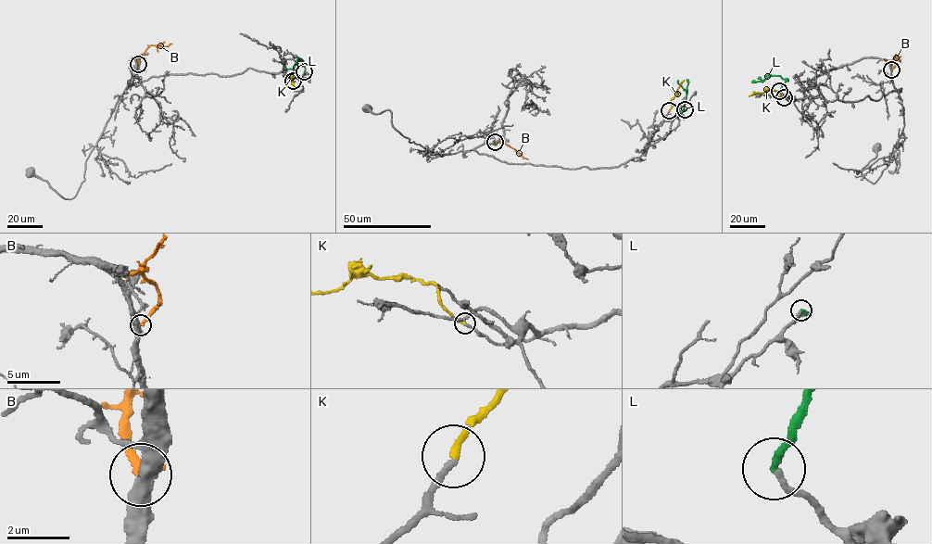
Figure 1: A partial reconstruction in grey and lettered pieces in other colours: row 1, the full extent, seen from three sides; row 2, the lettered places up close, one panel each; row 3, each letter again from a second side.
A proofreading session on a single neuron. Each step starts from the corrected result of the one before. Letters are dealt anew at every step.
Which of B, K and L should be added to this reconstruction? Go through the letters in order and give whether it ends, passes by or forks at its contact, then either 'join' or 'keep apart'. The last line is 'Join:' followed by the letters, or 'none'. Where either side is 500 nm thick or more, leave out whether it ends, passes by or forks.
B: it ends; keep apart
K: it ends; join
L: it ends; keep apart
Join: K

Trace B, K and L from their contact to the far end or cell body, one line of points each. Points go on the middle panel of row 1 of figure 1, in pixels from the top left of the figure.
B: (495, 142), (503, 142), (528, 159)
K: (669, 110), (671, 99), (684, 80)
L: (685, 109), (682, 110), (687, 91), (677, 80)

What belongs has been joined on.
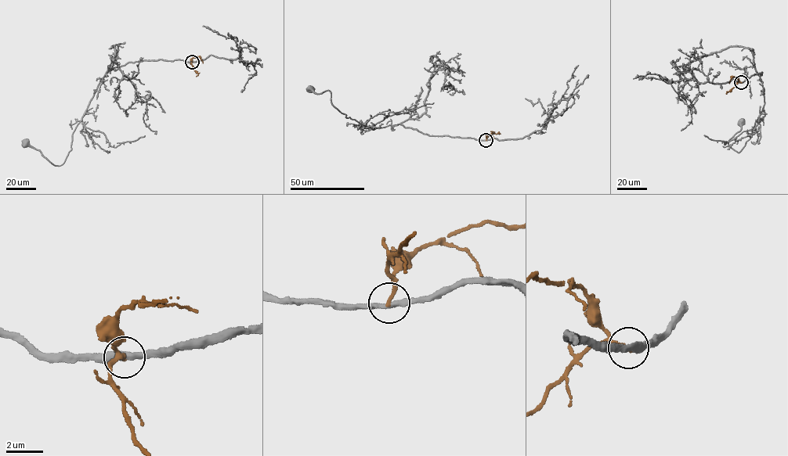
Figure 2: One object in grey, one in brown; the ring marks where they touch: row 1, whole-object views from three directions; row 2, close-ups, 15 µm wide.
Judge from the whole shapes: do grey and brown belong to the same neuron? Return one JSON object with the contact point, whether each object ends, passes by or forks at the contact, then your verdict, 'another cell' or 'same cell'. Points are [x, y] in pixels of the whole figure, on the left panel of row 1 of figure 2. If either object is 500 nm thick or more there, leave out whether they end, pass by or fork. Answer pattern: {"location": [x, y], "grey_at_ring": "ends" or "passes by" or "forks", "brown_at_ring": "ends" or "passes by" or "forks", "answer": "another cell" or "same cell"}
{"location": [192, 62], "grey_at_ring": "passes by", "brown_at_ring": "ends", "answer": "another cell"}

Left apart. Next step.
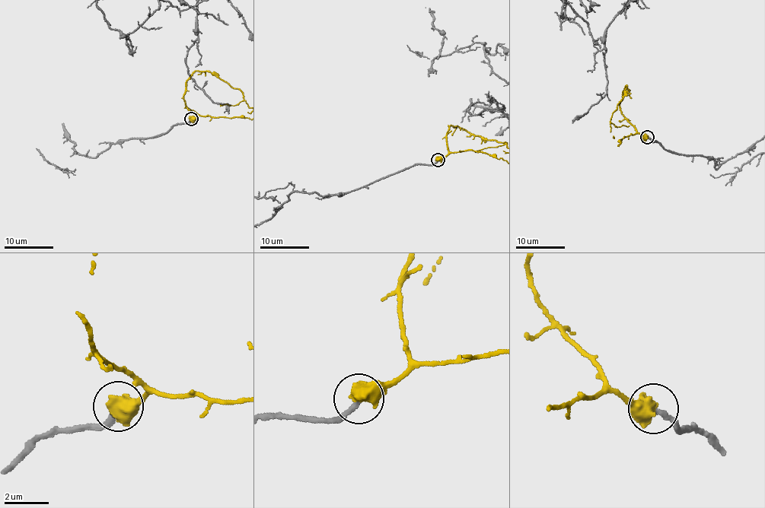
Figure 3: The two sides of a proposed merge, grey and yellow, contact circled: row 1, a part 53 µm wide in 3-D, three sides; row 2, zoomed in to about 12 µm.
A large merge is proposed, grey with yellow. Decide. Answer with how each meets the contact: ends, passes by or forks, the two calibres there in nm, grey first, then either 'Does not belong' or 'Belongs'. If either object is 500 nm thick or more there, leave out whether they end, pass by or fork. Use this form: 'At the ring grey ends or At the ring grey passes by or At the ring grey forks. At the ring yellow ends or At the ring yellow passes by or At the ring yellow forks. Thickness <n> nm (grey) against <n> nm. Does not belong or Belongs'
Thickness 220 nm (grey) against 750 nm. Belongs

